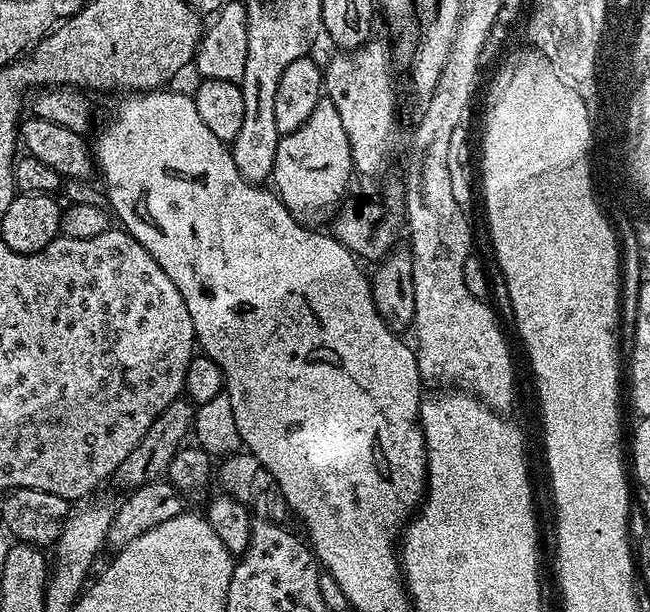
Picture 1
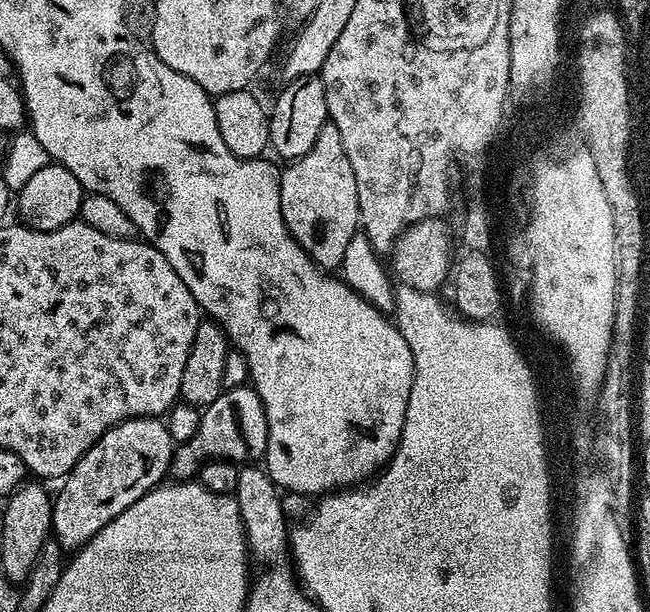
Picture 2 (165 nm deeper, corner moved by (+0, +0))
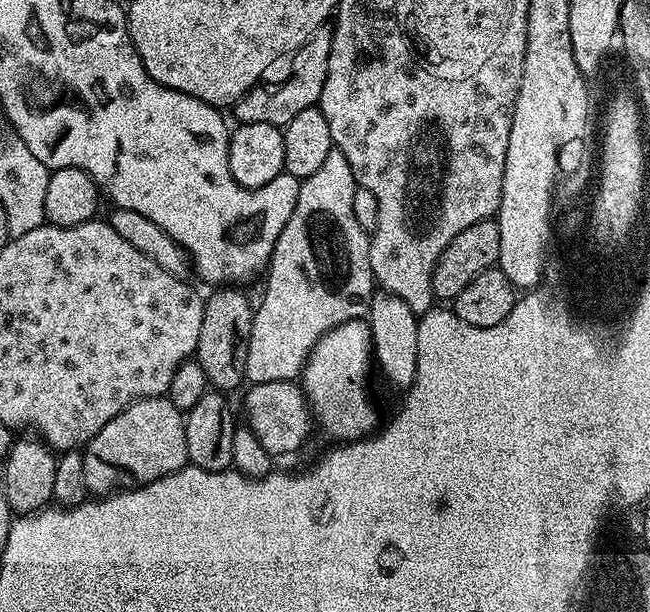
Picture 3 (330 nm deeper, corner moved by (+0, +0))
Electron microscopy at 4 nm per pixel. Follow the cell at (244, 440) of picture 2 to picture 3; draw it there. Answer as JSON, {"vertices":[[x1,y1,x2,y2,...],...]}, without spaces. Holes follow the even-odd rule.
{"vertices":[[291,380,282,382,262,382,251,385,244,396,244,416,246,426,258,434,262,442,262,450,266,450,273,458,288,456,296,452,304,444,308,431,313,431,314,421,304,397,303,387]]}

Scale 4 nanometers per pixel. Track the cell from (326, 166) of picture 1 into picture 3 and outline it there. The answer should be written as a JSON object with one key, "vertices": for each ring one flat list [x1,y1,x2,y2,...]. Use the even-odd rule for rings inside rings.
{"vertices":[[333,146,322,166,303,177,298,202,268,261,264,297,252,313,244,379,249,385,295,381,318,341,334,326,368,315,374,281,370,270,370,236,356,217,358,185,346,154]]}

